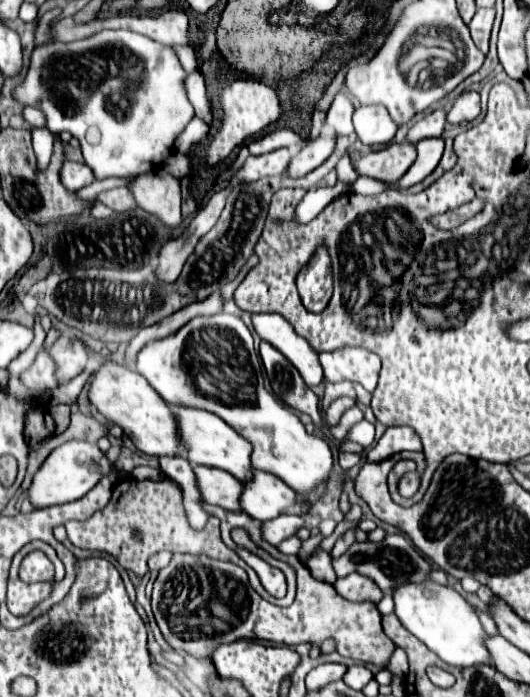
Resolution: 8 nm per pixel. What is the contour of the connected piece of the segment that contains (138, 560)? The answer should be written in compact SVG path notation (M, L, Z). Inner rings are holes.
M120 479L114 489L112 489L110 503L102 509L96 511L92 517L86 521L66 521L66 533L72 545L80 549L94 549L94 551L106 551L110 555L116 555L116 561L122 563L126 571L136 573L138 577L148 573L148 559L158 553L158 551L170 551L170 553L192 553L192 555L208 555L212 559L220 561L230 561L243 568L247 575L250 586L258 591L258 594L270 603L287 607L291 605L296 595L296 573L288 563L273 558L268 552L259 548L252 540L248 533L243 529L237 529L237 544L258 554L273 567L278 567L286 578L287 593L281 599L270 595L257 574L245 563L239 555L232 549L226 547L220 539L220 519L212 517L206 525L204 531L194 531L186 523L184 517L184 507L182 507L182 495L178 489L178 483L172 479L162 479L162 481L138 481L138 479ZM243 534L243 535L240 535Z

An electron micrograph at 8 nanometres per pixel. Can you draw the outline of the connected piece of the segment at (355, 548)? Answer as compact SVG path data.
M388 533L382 541L378 543L354 543L340 559L332 561L334 571L338 577L346 577L350 573L360 573L368 579L372 579L384 593L406 585L406 583L422 583L428 579L432 565L424 559L424 555L420 551L416 551L416 547L398 533Z

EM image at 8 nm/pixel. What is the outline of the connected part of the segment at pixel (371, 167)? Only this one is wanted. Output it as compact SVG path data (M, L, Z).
M404 141L404 143L392 143L382 151L360 155L354 161L354 169L358 175L394 183L408 171L408 167L414 161L416 161L416 145Z

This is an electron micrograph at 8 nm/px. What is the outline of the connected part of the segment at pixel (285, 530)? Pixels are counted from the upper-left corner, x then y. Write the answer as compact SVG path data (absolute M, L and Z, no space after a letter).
M282 515L268 523L262 523L260 531L262 531L262 539L266 539L272 545L278 545L282 539L292 537L300 527L302 527L302 517Z

